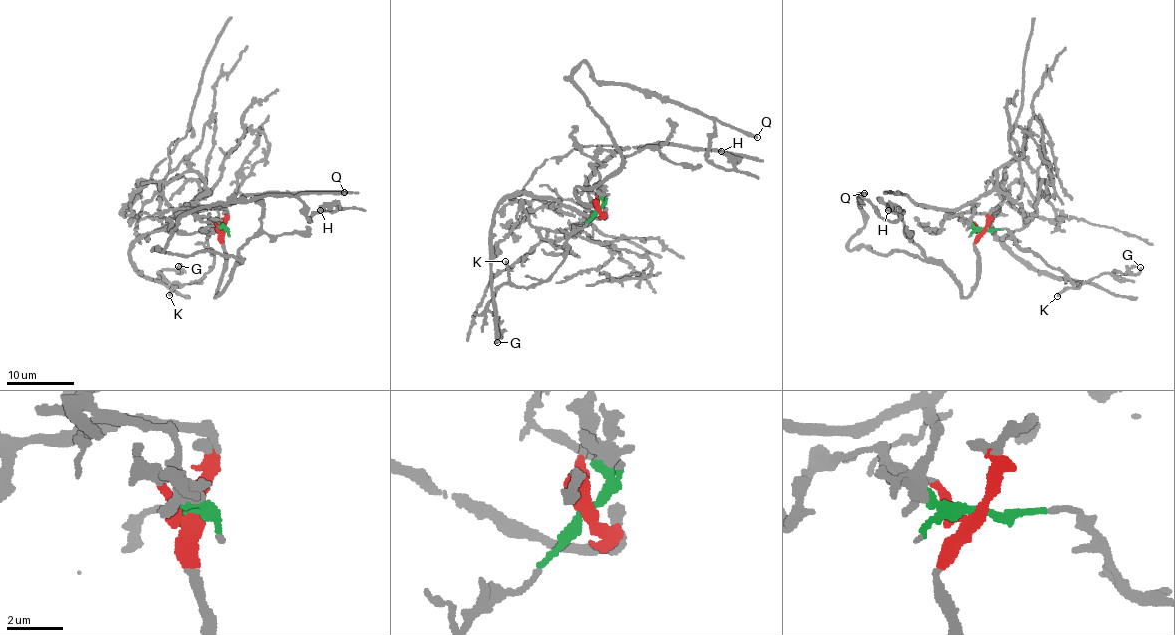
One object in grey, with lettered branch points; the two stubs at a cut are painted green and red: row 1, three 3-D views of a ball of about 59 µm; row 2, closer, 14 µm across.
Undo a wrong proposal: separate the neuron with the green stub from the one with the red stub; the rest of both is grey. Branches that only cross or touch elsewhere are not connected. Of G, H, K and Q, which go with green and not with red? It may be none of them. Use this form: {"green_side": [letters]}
{"green_side": ["G", "K"]}

